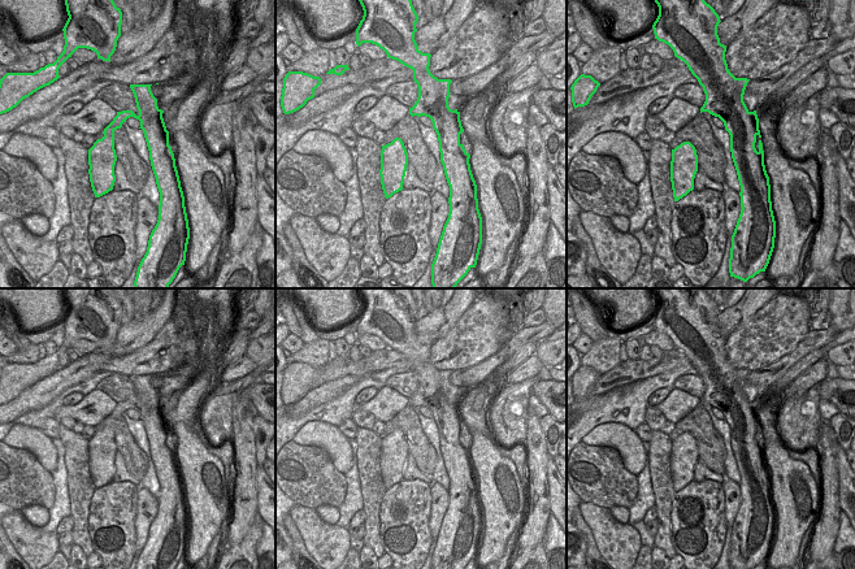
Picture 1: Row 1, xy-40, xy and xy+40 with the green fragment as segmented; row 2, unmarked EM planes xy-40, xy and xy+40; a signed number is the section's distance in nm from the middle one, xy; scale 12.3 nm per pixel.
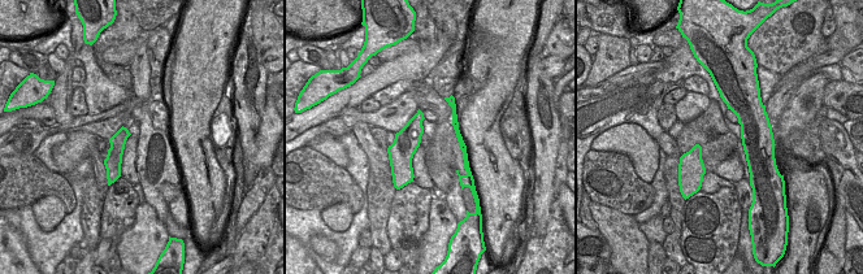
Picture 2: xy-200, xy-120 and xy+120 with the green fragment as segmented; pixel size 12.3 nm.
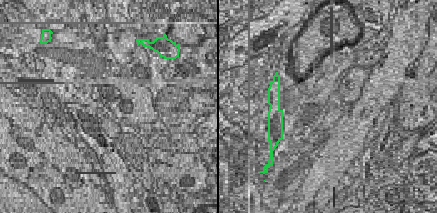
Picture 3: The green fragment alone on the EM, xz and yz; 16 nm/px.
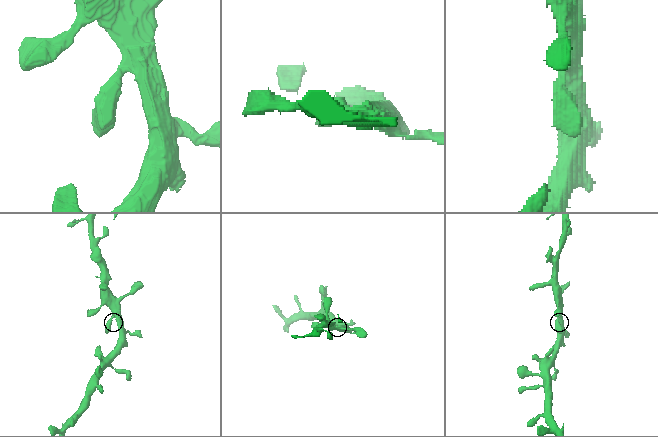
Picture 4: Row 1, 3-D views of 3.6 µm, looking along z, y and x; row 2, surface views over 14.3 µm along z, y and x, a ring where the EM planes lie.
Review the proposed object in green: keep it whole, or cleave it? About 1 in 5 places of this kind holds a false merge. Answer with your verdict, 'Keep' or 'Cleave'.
Keep.

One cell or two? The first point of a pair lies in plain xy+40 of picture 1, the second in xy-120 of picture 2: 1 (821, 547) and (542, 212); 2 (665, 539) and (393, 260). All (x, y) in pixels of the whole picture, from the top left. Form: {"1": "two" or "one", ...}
{"1": "one", "2": "two"}

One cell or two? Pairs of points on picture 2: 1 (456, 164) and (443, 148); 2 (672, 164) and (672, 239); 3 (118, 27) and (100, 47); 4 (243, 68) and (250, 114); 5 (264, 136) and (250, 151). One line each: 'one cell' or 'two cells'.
1: one cell
2: one cell
3: one cell
4: one cell
5: two cells

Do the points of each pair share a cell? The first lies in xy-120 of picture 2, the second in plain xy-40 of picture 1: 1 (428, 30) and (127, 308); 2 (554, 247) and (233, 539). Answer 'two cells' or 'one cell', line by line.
1: one cell
2: two cells

